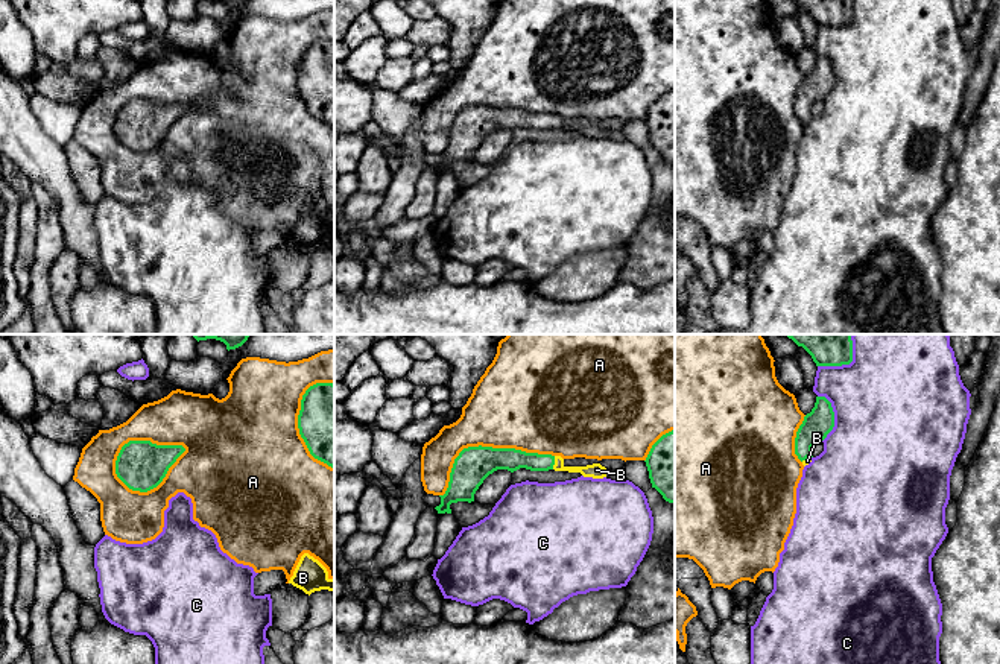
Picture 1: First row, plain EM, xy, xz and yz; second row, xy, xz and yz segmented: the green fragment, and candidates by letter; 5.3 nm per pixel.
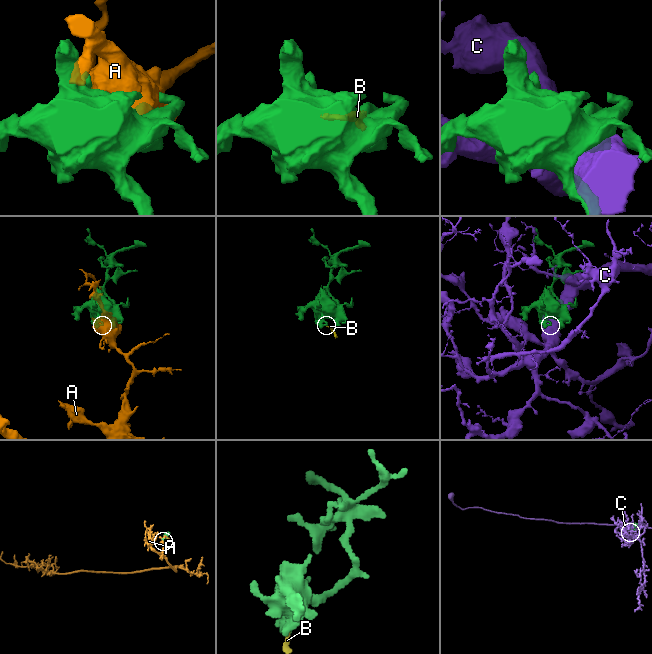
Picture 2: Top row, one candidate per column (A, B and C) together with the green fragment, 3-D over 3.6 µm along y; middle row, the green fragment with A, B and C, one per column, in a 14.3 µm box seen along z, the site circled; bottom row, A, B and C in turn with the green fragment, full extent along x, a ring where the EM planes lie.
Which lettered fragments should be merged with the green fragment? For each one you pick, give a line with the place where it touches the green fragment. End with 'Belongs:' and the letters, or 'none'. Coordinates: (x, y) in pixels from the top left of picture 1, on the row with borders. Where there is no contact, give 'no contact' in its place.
B: meets green in xz at (553, 462)
Belongs: B

